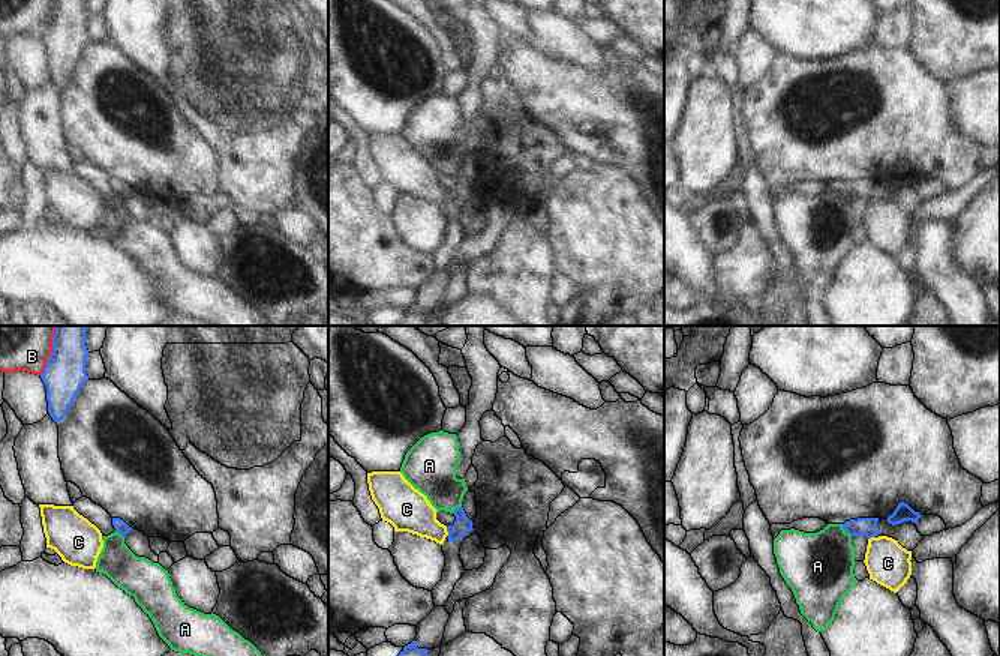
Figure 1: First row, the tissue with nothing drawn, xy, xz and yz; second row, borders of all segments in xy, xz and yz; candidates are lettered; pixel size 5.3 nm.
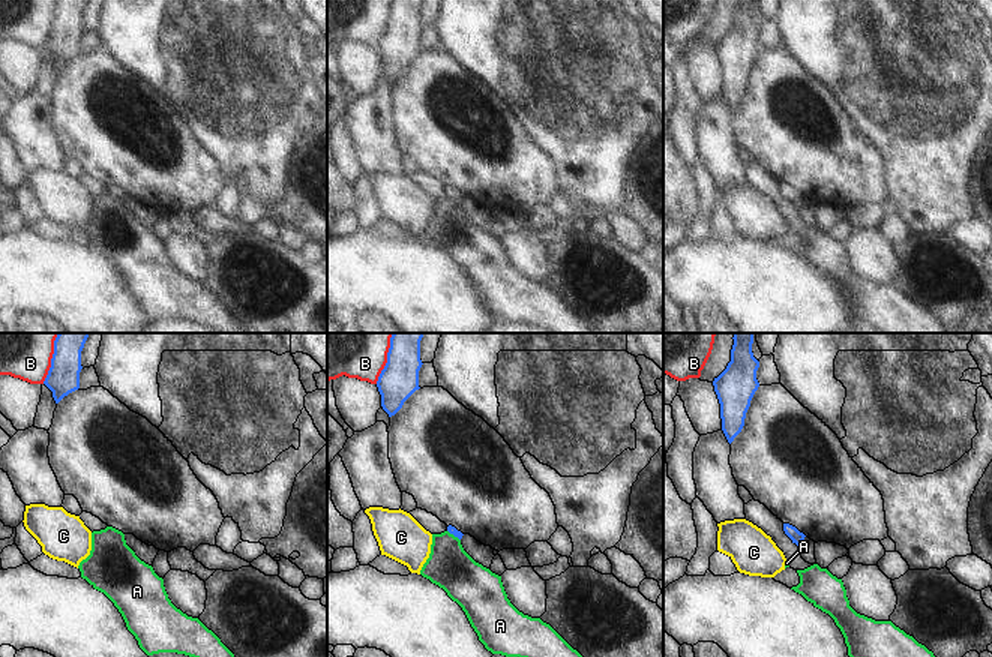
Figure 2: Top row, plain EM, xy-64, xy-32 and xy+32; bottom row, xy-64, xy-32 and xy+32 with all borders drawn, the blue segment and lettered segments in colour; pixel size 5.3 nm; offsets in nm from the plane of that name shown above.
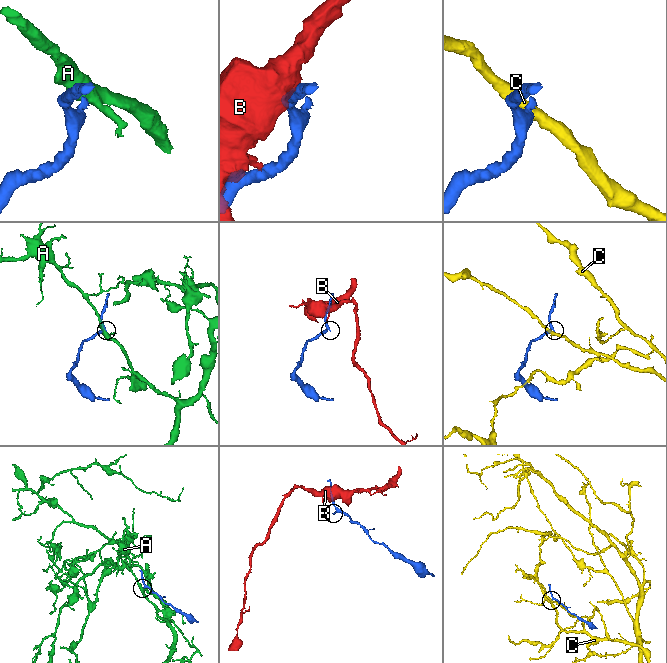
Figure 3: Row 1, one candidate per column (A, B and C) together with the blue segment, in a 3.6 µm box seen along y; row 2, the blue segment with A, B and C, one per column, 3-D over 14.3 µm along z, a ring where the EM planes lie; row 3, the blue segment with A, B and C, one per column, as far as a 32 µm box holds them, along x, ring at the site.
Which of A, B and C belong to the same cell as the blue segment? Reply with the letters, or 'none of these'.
none of these

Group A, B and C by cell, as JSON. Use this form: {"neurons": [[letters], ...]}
{"neurons": [["A"], ["B"], ["C"]]}

